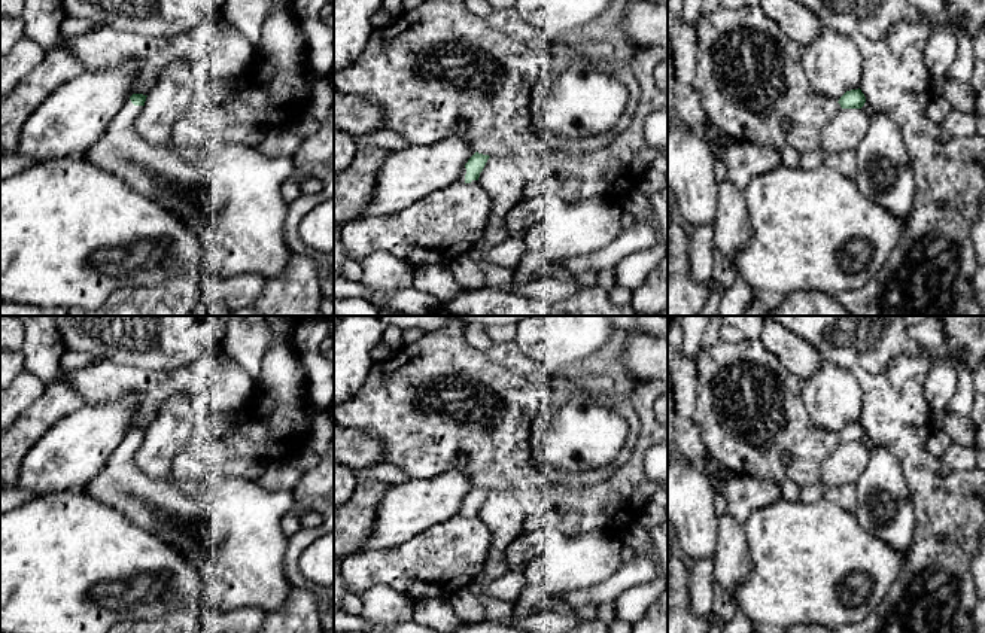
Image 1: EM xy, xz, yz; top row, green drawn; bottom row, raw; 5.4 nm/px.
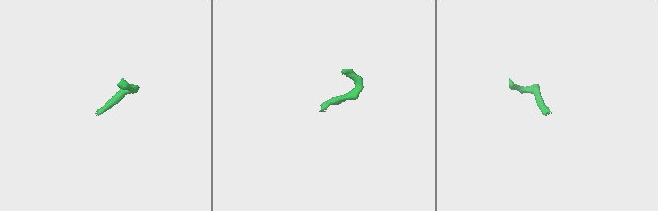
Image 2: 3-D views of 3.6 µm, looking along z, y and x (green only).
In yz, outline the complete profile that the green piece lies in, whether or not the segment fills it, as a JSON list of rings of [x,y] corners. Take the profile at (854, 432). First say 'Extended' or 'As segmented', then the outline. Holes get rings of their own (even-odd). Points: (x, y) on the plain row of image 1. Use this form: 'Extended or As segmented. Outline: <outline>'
Extended. Outline: [[[860,422],[846,424],[837,436],[842,442],[863,442],[869,448],[869,462],[854,484],[857,489],[857,508],[854,514],[860,526],[870,535],[881,538],[896,551],[905,553],[910,547],[915,533],[915,512],[910,505],[909,487],[897,457],[885,448],[875,445]]]

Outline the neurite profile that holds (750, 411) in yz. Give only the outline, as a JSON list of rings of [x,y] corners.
[[[760,340],[700,349],[696,365],[697,407],[690,423],[700,429],[706,451],[721,466],[778,484],[793,480],[805,487],[821,481],[824,462],[842,441],[812,424],[800,380]]]

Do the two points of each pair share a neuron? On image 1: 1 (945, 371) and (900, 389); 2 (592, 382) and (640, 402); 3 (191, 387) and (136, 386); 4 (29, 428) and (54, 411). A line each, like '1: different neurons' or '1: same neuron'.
1: different neurons
2: different neurons
3: same neuron
4: same neuron

